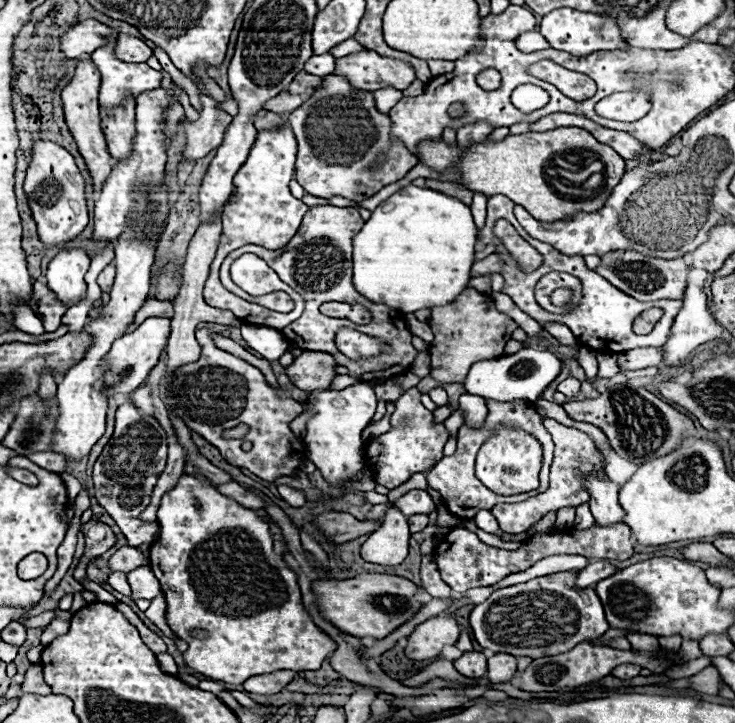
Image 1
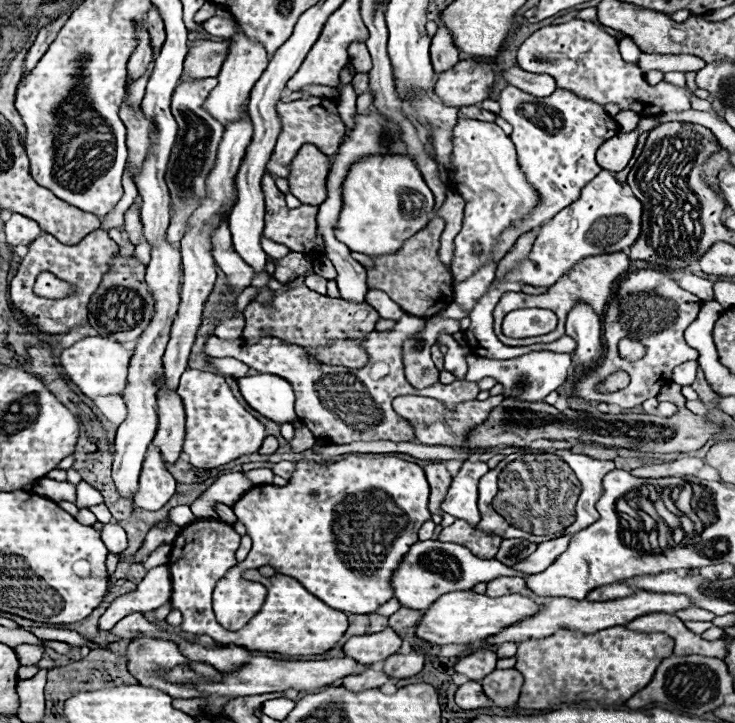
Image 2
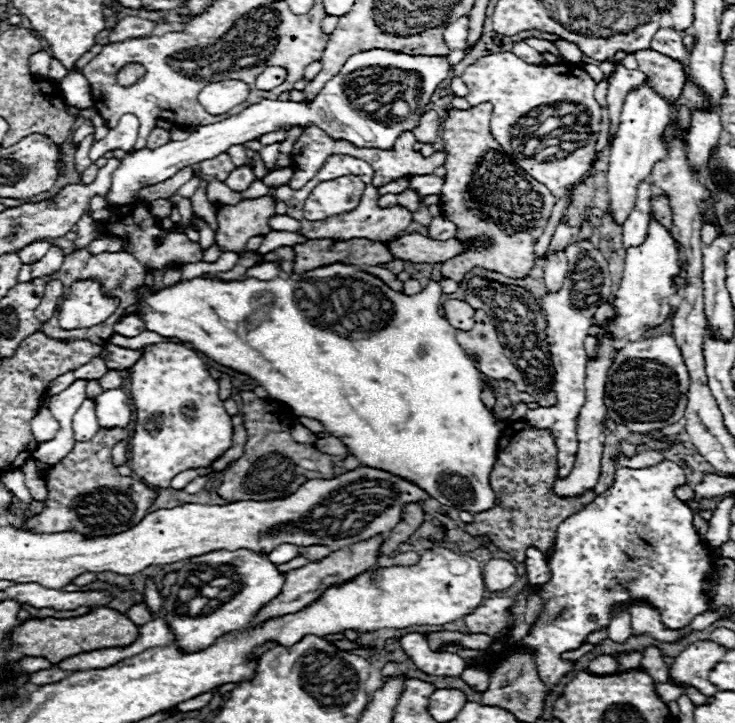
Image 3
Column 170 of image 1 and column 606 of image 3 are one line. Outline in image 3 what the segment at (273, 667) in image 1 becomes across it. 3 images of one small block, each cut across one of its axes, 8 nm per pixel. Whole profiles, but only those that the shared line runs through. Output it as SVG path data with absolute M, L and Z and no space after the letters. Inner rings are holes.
M668 460L648 468L618 468L614 472L612 486L606 492L596 496L592 504L566 518L558 526L554 548L548 554L550 580L542 586L526 584L520 594L514 596L514 606L510 608L514 624L506 634L504 654L488 656L484 666L492 670L508 652L532 648L536 650L538 676L548 686L548 690L552 690L574 668L574 662L562 660L560 654L580 648L590 632L608 628L612 612L618 606L646 602L660 612L662 624L670 630L686 628L694 620L694 616L706 612L710 608L710 596L706 596L704 584L706 580L710 580L714 556L708 550L706 540L698 536L692 524L694 512L674 494L674 490L684 484L684 470ZM590 614L594 614L598 620L590 622Z

